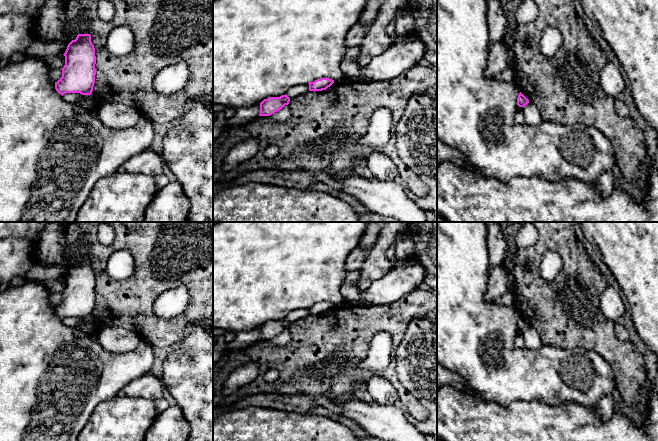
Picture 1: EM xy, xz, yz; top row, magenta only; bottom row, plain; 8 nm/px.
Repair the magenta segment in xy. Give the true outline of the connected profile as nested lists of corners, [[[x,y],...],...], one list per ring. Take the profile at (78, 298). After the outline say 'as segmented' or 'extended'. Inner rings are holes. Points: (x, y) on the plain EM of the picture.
[[[78,258],[63,278],[65,289],[62,301],[55,306],[56,315],[62,320],[66,317],[91,319],[95,307],[96,280],[90,258]]]; as segmented

